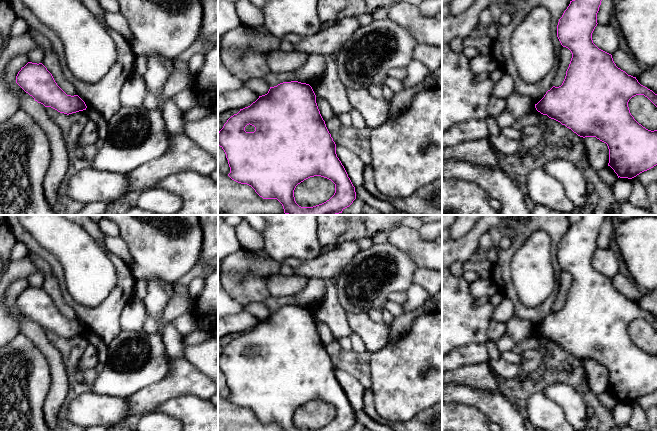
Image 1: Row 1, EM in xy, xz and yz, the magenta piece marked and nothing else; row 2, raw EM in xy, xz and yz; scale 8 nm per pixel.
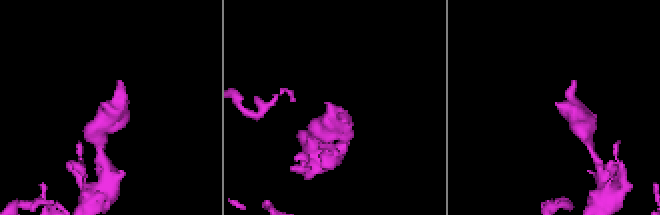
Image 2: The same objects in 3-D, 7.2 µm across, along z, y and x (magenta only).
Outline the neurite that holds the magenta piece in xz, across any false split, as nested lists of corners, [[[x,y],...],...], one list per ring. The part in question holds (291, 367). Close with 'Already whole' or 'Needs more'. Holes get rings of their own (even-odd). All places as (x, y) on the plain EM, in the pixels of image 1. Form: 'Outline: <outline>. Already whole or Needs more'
Outline: [[[291,305],[283,306],[278,308],[277,310],[270,311],[267,318],[259,320],[259,322],[250,330],[240,333],[237,338],[234,338],[227,344],[223,352],[218,356],[218,369],[224,374],[226,378],[226,382],[230,391],[230,397],[228,398],[228,400],[232,404],[251,410],[255,414],[255,416],[263,423],[277,423],[283,431],[301,431],[295,425],[294,414],[298,408],[314,400],[321,400],[331,404],[335,408],[335,417],[326,426],[313,431],[349,431],[356,423],[355,411],[348,401],[344,390],[337,381],[336,368],[333,365],[333,362],[331,361],[331,358],[326,351],[325,345],[320,338],[316,327],[316,319],[309,308],[301,307],[298,305]]]. Already whole

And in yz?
Outline: [[[582,215],[575,224],[570,225],[557,249],[557,261],[563,271],[572,277],[565,303],[561,310],[553,310],[544,321],[535,328],[543,339],[560,346],[580,361],[596,361],[607,368],[609,387],[618,402],[632,403],[640,397],[657,389],[657,354],[651,355],[639,348],[631,339],[628,326],[636,319],[644,319],[657,331],[657,318],[641,309],[636,301],[628,299],[616,290],[612,279],[599,273],[592,264],[592,257],[597,250],[597,237],[605,215]]]. Already whole

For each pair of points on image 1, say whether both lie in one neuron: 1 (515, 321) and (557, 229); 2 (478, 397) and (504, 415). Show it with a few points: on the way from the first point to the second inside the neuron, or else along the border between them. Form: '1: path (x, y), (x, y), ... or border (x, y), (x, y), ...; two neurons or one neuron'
1: border (514, 314), (527, 320), (534, 328); two neurons
2: path (484, 400), (492, 403), (498, 409); one neuron

